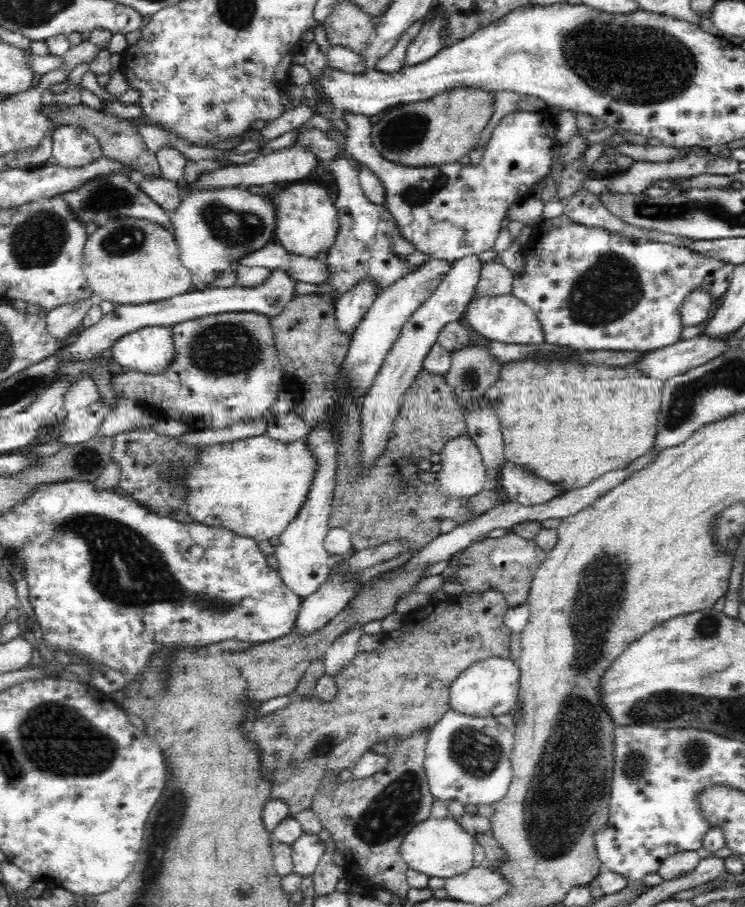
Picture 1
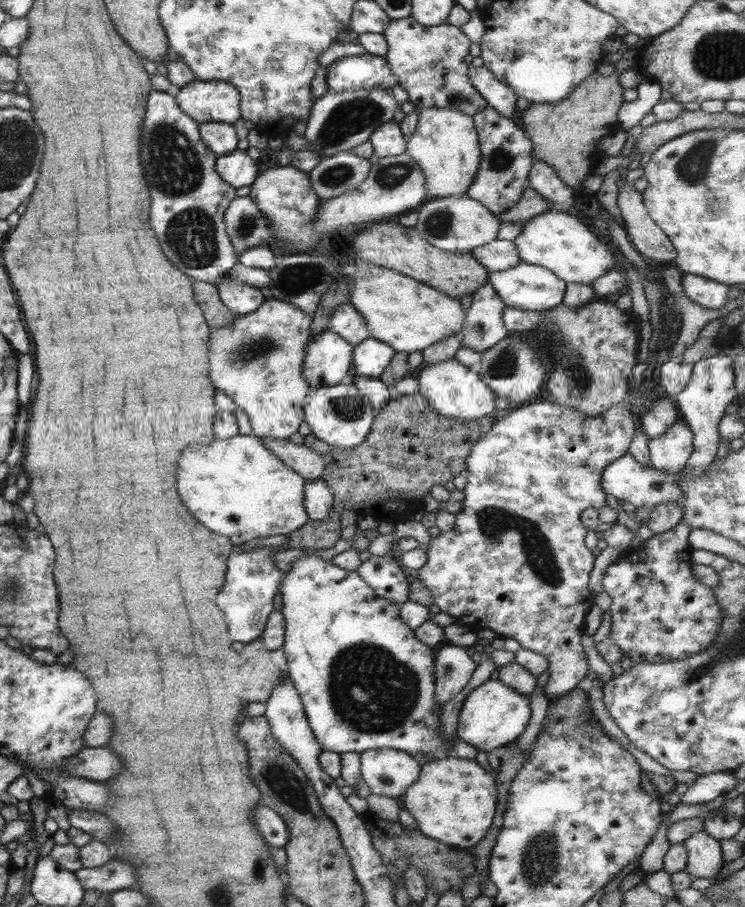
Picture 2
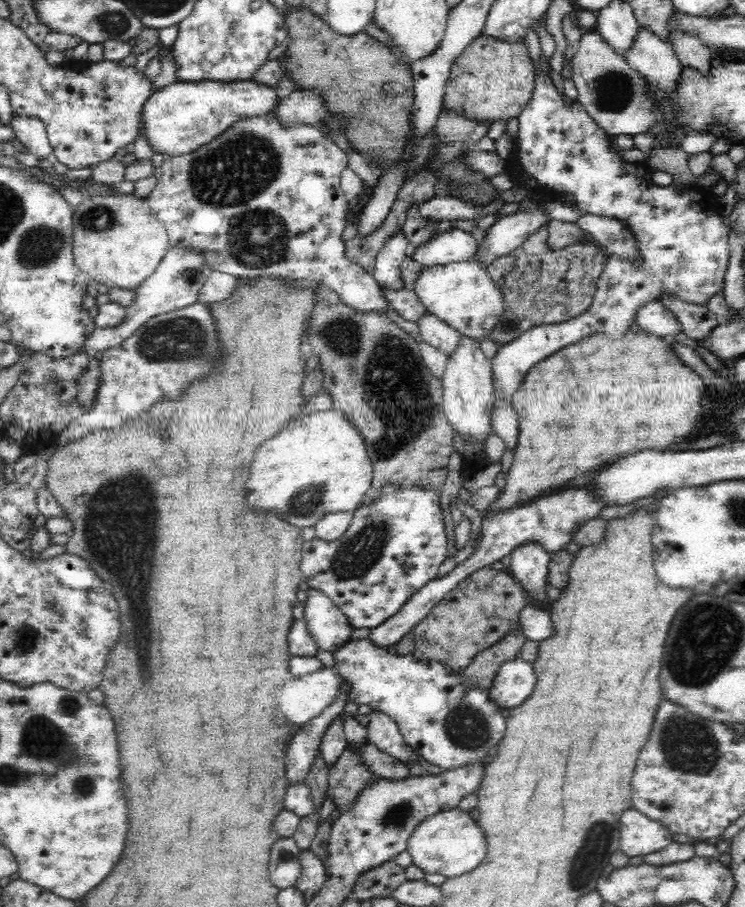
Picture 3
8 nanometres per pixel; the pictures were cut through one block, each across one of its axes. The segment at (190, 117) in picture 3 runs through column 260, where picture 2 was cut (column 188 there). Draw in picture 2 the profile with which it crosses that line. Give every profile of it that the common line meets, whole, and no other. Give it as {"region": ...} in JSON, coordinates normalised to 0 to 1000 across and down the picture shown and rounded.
{"region":[[[262,87],[232,104],[238,117],[264,137],[289,133],[311,138],[322,130],[322,106],[311,93]]]}

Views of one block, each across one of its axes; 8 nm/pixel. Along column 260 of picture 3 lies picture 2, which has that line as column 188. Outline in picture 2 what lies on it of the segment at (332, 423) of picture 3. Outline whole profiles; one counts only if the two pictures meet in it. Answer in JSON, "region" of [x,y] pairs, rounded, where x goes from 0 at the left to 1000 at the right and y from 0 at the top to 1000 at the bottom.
{"region":[[[313,480],[303,484],[268,491],[251,490],[238,507],[238,545],[262,573],[294,591],[321,591],[326,596],[348,591],[369,591],[399,584],[412,576],[407,560],[409,530],[383,514],[348,483],[334,480]]]}

